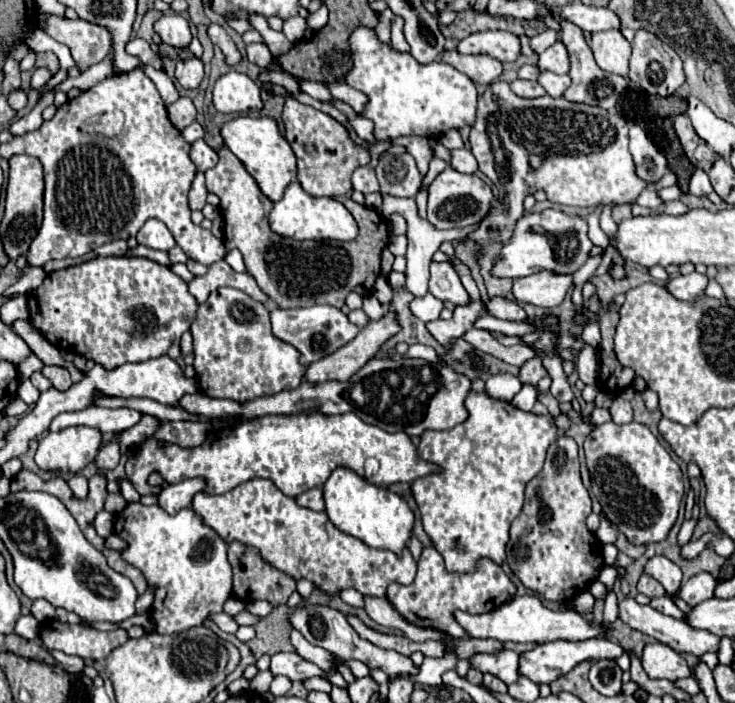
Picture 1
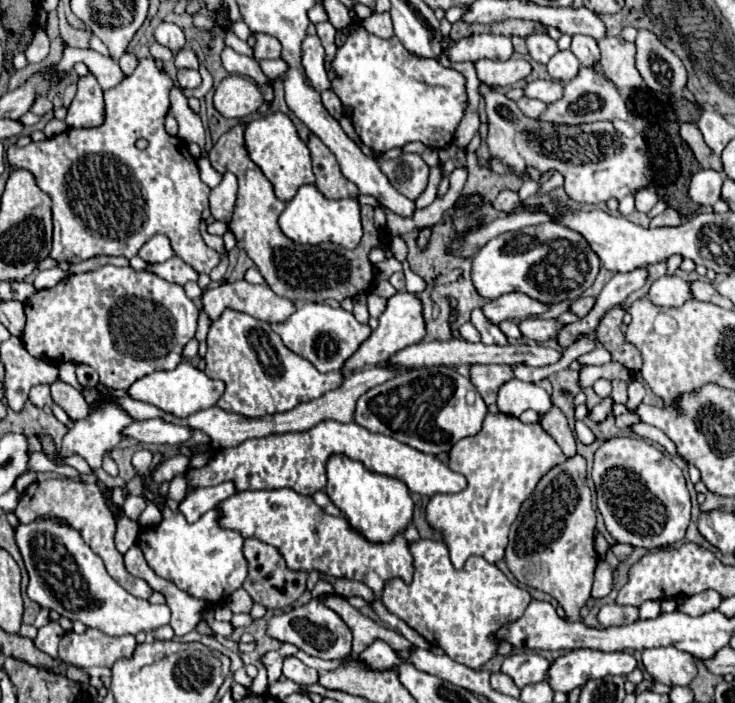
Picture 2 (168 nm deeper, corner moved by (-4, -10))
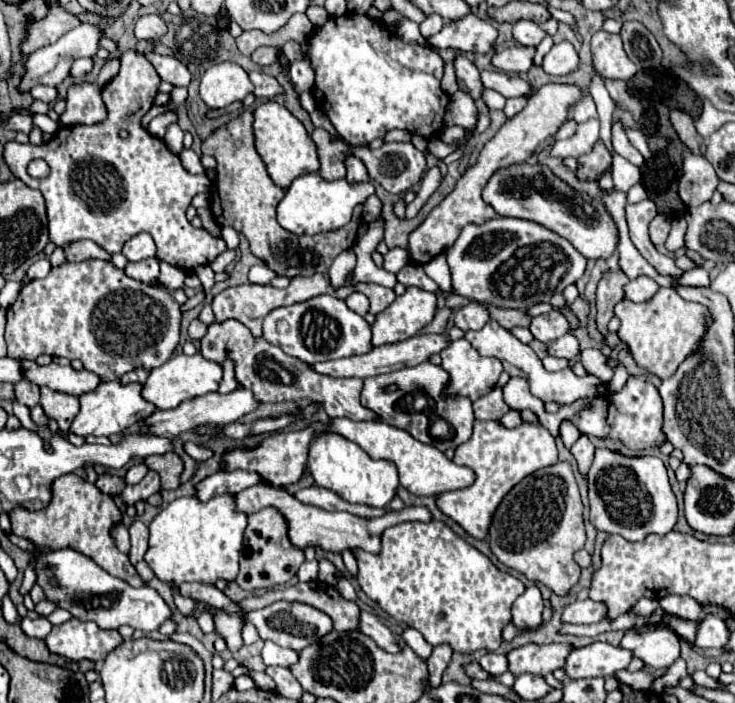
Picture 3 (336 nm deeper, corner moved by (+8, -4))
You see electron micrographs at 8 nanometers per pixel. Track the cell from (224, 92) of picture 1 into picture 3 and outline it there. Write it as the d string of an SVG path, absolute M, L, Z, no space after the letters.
M232 62L208 68L200 82L200 98L210 108L226 108L236 100L244 100L254 90L248 74Z

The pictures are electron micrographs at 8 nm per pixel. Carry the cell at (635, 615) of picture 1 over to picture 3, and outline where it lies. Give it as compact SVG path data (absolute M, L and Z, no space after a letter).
M578 600L572 602L566 612L562 614L562 620L568 624L594 624L600 622L608 614L608 608L604 602L594 602L594 600Z

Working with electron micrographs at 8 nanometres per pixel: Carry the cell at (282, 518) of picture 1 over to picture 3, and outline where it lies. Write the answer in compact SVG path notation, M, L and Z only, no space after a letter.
M270 484L250 486L250 488L242 490L240 494L236 494L234 502L236 502L236 510L240 510L244 514L260 512L266 506L280 510L280 514L284 514L284 520L288 522L288 540L292 542L292 546L296 546L300 550L314 546L314 548L320 548L324 552L336 552L336 554L342 554L344 550L354 552L358 548L368 550L372 554L378 554L380 552L380 534L386 528L396 526L396 524L406 522L406 520L426 520L428 522L428 518L432 518L428 508L424 508L424 506L408 506L400 512L388 510L388 514L384 514L380 518L356 518L354 514L348 514L348 512L326 512L326 510L302 504L284 488L278 488L278 486L274 488Z

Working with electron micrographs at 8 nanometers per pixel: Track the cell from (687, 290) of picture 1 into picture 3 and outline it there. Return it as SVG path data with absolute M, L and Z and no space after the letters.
M638 276L624 286L626 298L632 302L648 302L658 290L660 290L660 284L648 276Z

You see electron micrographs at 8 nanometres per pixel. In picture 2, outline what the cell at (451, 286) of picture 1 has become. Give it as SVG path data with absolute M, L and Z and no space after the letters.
M480 310L472 312L472 324L478 328L484 344L498 344L498 346L508 344L508 338L504 336L504 332L498 326L488 324L488 320L484 320L484 314Z

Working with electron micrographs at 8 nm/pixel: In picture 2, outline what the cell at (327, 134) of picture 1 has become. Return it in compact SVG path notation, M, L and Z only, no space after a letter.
M310 136L308 148L312 152L314 160L314 174L316 174L316 186L320 192L328 198L348 198L358 196L358 188L346 180L340 172L340 166L336 164L336 158L328 150L326 144L320 144L316 136Z

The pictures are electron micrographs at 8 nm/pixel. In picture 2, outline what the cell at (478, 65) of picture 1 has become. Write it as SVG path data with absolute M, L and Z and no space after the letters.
M510 58L504 62L502 60L478 60L474 66L476 66L480 82L492 88L494 86L506 88L512 84L518 84L532 72L530 62L524 58Z

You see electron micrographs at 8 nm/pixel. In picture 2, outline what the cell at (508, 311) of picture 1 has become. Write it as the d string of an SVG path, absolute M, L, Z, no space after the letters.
M564 312L558 320L554 320L554 324L550 324L550 320L542 320L542 318L526 318L520 322L520 330L522 330L524 338L532 338L534 342L548 342L548 340L554 340L566 324L572 324L576 320L578 318L572 316L570 312Z

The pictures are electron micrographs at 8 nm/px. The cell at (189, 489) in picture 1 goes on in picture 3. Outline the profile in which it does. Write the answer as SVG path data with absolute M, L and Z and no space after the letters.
M234 470L234 472L216 472L212 476L206 476L204 480L200 480L194 486L194 496L200 498L200 502L210 500L216 494L238 494L240 490L260 484L262 478L254 472L242 472L242 470Z

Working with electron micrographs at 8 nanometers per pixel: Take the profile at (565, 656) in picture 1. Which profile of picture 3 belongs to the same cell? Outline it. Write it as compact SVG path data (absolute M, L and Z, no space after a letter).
M594 642L590 646L574 648L564 664L568 680L574 678L592 678L592 676L612 676L618 670L624 670L632 660L632 652L620 646Z

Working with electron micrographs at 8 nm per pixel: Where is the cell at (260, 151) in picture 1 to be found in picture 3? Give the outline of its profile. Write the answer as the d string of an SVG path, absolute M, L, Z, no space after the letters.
M264 102L254 110L254 140L256 140L256 152L266 164L268 176L272 182L280 188L288 188L290 182L302 174L316 172L320 162L316 154L316 146L312 138L308 136L306 128L280 104L276 102Z

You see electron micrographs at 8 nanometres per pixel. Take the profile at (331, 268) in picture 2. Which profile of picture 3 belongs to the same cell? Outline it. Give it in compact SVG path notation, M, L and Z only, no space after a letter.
M244 110L240 116L236 116L228 124L220 126L218 130L214 130L202 142L202 154L210 154L218 162L218 168L216 168L218 174L216 174L216 180L212 186L212 196L210 196L210 210L216 218L216 222L228 224L236 232L244 234L246 240L250 242L252 254L256 258L260 258L278 276L310 278L312 274L326 274L334 256L348 250L356 242L356 228L358 228L358 222L362 220L364 204L356 206L350 224L336 232L322 232L322 234L314 234L314 236L296 236L296 234L286 232L276 222L276 204L284 196L284 190L278 188L270 180L264 162L256 154L254 134L252 134L252 112Z

